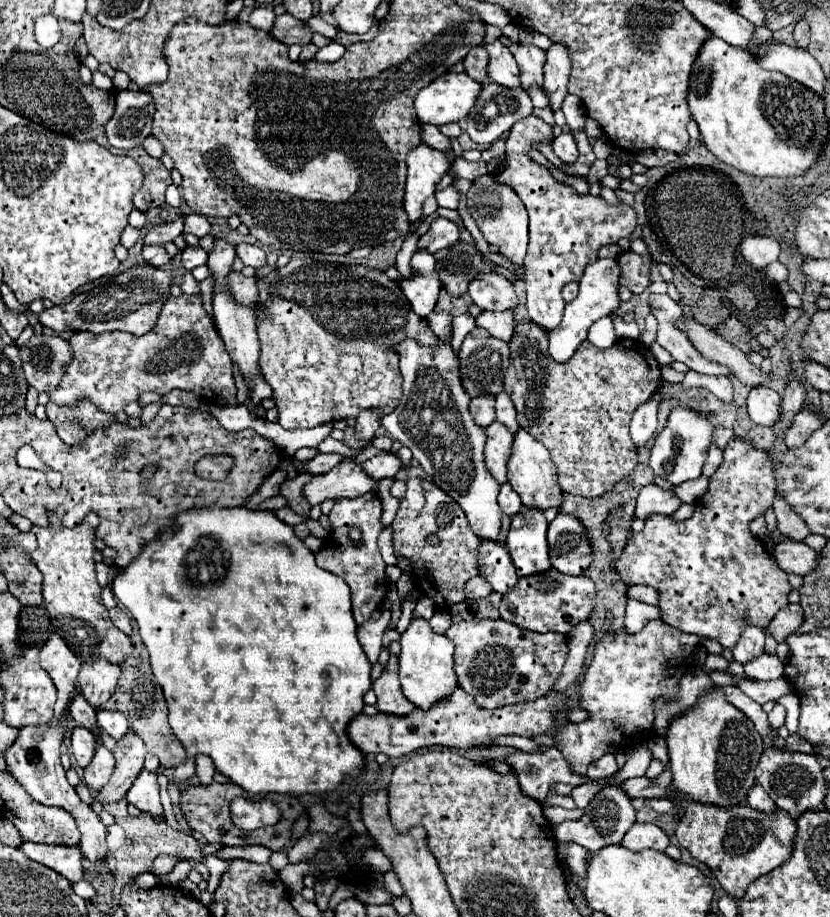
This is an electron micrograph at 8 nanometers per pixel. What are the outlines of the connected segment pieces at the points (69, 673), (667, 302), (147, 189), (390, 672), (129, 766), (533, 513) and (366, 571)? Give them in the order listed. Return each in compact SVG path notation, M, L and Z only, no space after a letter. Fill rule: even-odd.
M52 633L50 639L42 645L40 665L42 669L48 671L58 691L54 715L48 721L50 725L50 723L56 723L62 717L62 711L66 711L68 707L68 699L76 687L76 677L80 671L80 659L76 659L76 655L68 649L66 641L58 633Z
M650 295L650 307L652 315L658 319L658 335L656 343L660 343L676 361L686 363L690 369L706 375L729 376L730 369L718 363L706 361L690 343L686 333L678 327L678 321L682 319L684 311L682 305L676 303L670 295Z
M142 145L130 149L128 155L132 155L138 161L138 165L144 169L144 175L146 175L140 191L134 195L134 207L140 211L148 211L152 207L162 207L168 181L172 183L170 171L162 165L160 159L150 157Z
M390 655L388 665L384 667L382 675L374 681L372 689L378 697L378 711L380 713L392 713L392 715L406 715L414 709L414 705L404 697L398 681L398 657Z
M128 731L126 737L122 737L116 743L114 755L116 755L116 769L110 781L98 791L98 797L108 803L116 803L128 793L128 789L132 787L134 779L142 769L146 747L134 731Z
M528 507L522 513L514 515L506 537L506 549L512 557L518 577L550 569L546 529L548 521L542 509Z
M366 493L354 499L338 499L328 517L332 523L332 533L326 539L324 547L316 553L316 563L322 569L346 579L352 591L354 619L358 625L364 625L372 615L374 605L380 603L376 595L378 595L380 585L386 581L386 573L384 573L386 563L382 561L378 545L376 545L376 539L382 531L380 497L376 493Z

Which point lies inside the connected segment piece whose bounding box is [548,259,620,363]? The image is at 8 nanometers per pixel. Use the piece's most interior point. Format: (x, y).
(598, 296)

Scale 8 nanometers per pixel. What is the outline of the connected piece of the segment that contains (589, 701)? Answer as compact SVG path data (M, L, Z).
M662 621L648 623L640 633L628 635L618 631L616 635L606 635L596 643L594 659L584 675L580 687L580 707L590 713L590 719L578 725L560 727L558 749L580 775L586 773L586 765L598 759L602 753L624 751L628 743L634 743L634 733L638 729L650 731L654 721L652 701L656 697L672 697L678 679L692 671L694 649L700 639L690 633L682 633Z

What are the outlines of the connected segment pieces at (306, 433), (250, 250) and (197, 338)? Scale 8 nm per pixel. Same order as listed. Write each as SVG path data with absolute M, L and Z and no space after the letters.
M252 419L250 423L252 429L258 429L260 435L272 439L276 443L276 447L286 455L292 457L296 449L300 447L318 447L322 439L326 439L330 435L330 431L334 429L332 423L322 423L316 427L308 427L308 429L294 429L294 431L286 431L282 429L278 423L270 423L264 419Z
M240 243L240 245L236 245L234 249L236 249L236 255L242 259L244 265L250 265L250 267L254 267L254 269L266 265L266 253L264 253L262 247Z
M200 293L170 297L154 329L142 337L124 331L78 331L70 339L70 347L74 349L74 359L58 385L60 389L50 393L50 401L56 405L76 407L78 401L90 399L100 411L116 415L142 393L152 391L164 395L172 389L192 391L204 401L220 407L238 405L230 357L226 357L222 339L212 317L204 309Z

